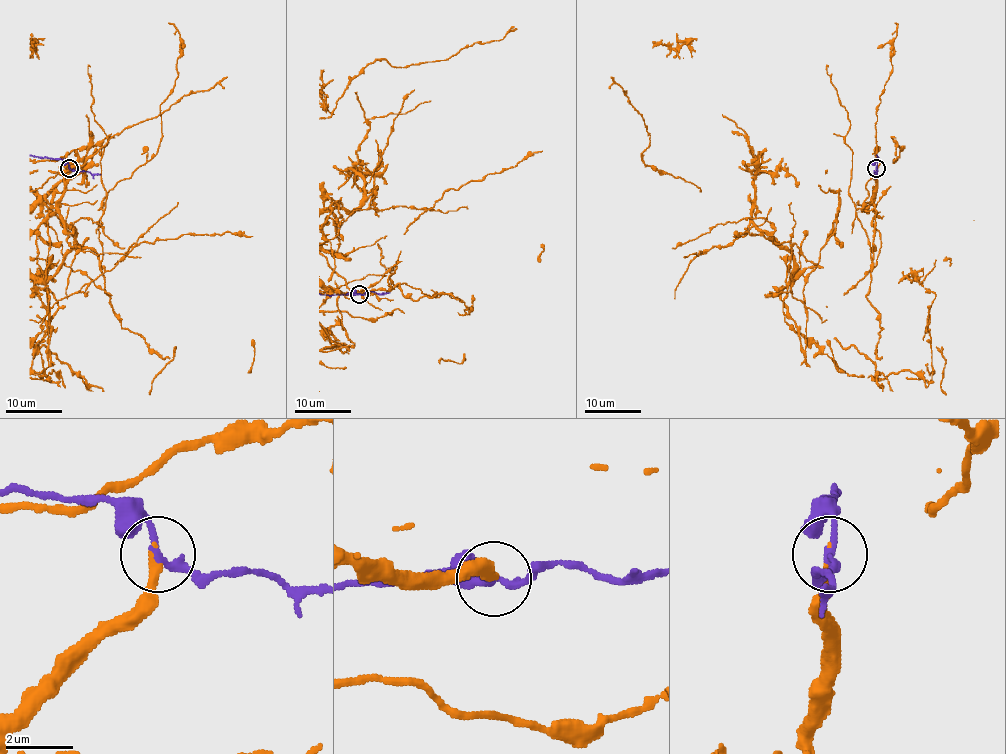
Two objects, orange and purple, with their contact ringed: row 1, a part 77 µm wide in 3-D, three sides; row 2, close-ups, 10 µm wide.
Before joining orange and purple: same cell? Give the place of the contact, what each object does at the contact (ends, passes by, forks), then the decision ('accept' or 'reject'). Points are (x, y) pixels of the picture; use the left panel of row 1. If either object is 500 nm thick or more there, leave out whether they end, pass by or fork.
(69, 168) | orange ends | purple passes by | reject

